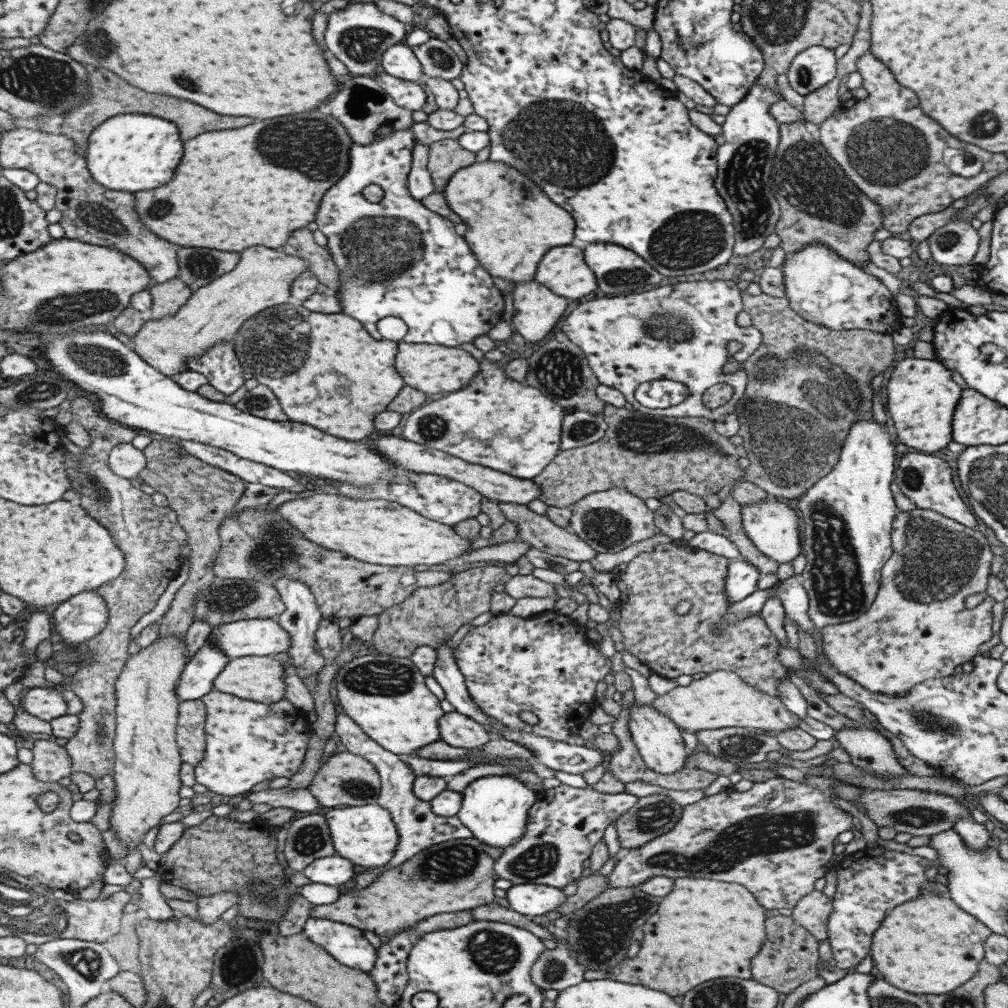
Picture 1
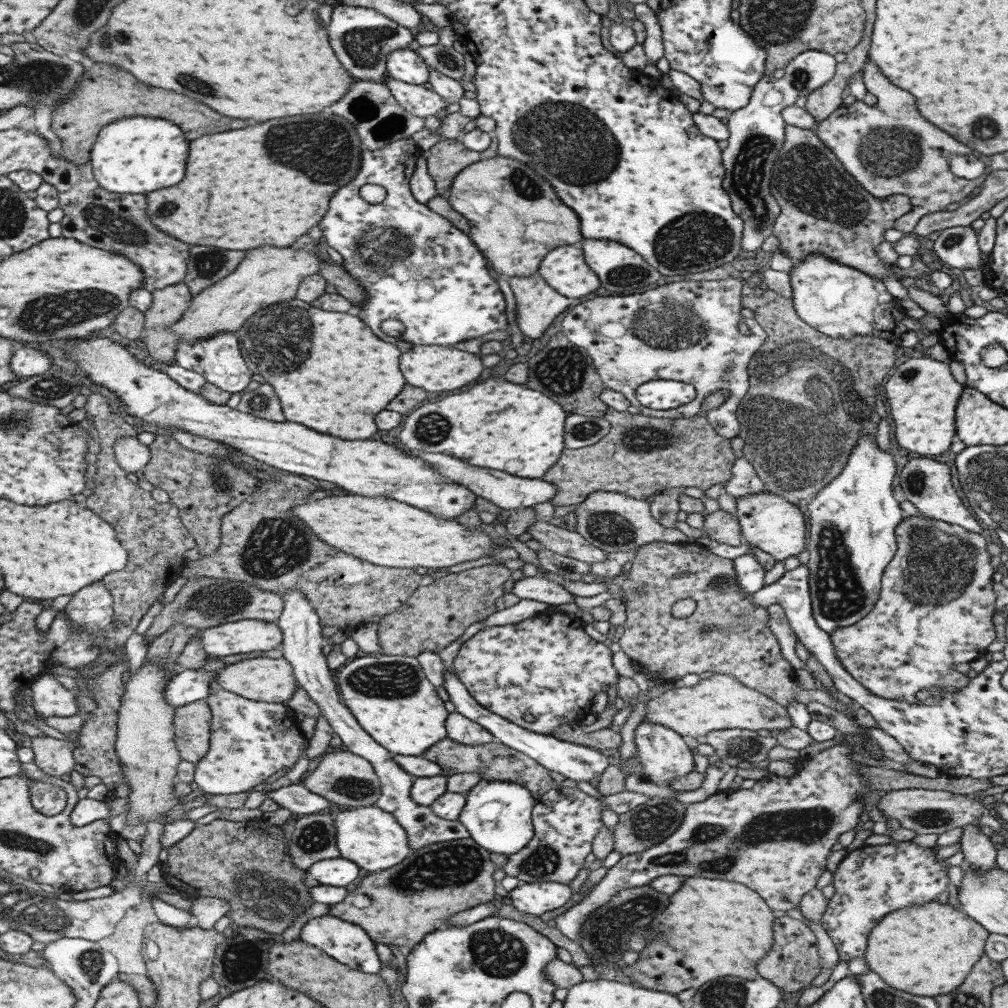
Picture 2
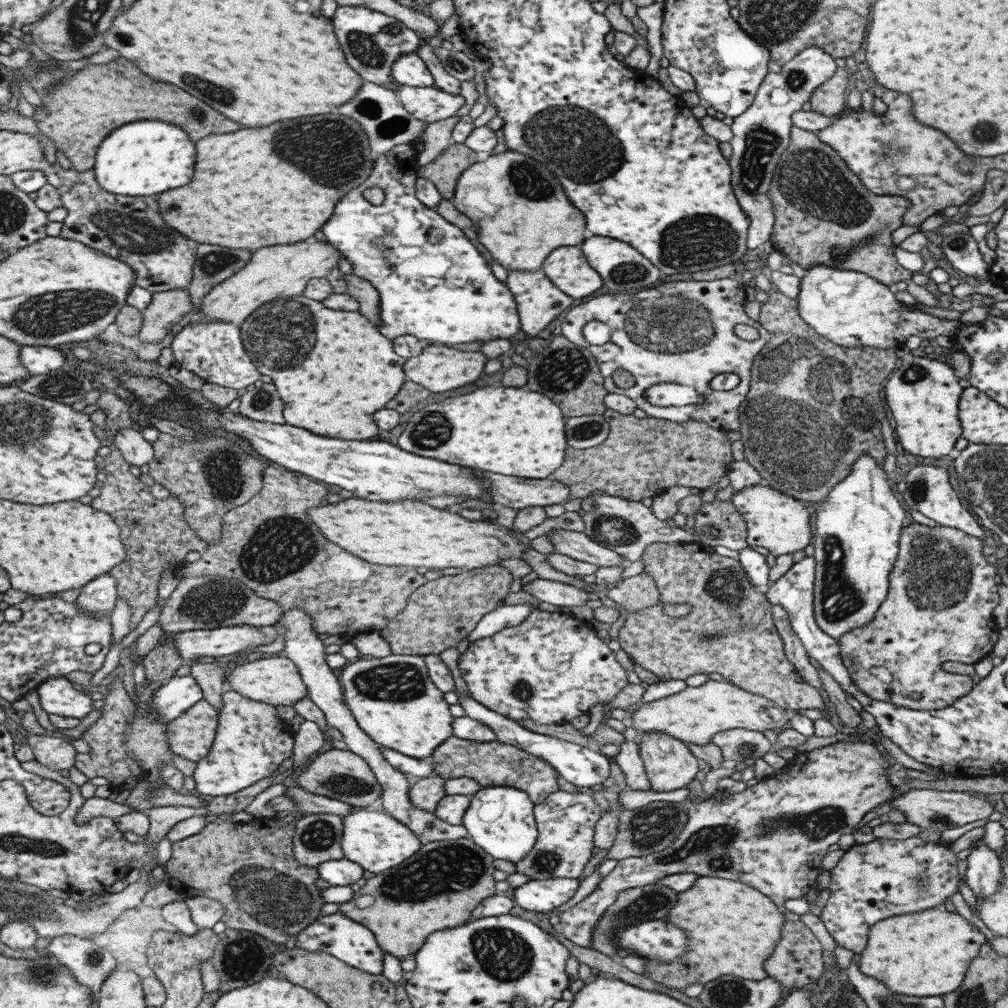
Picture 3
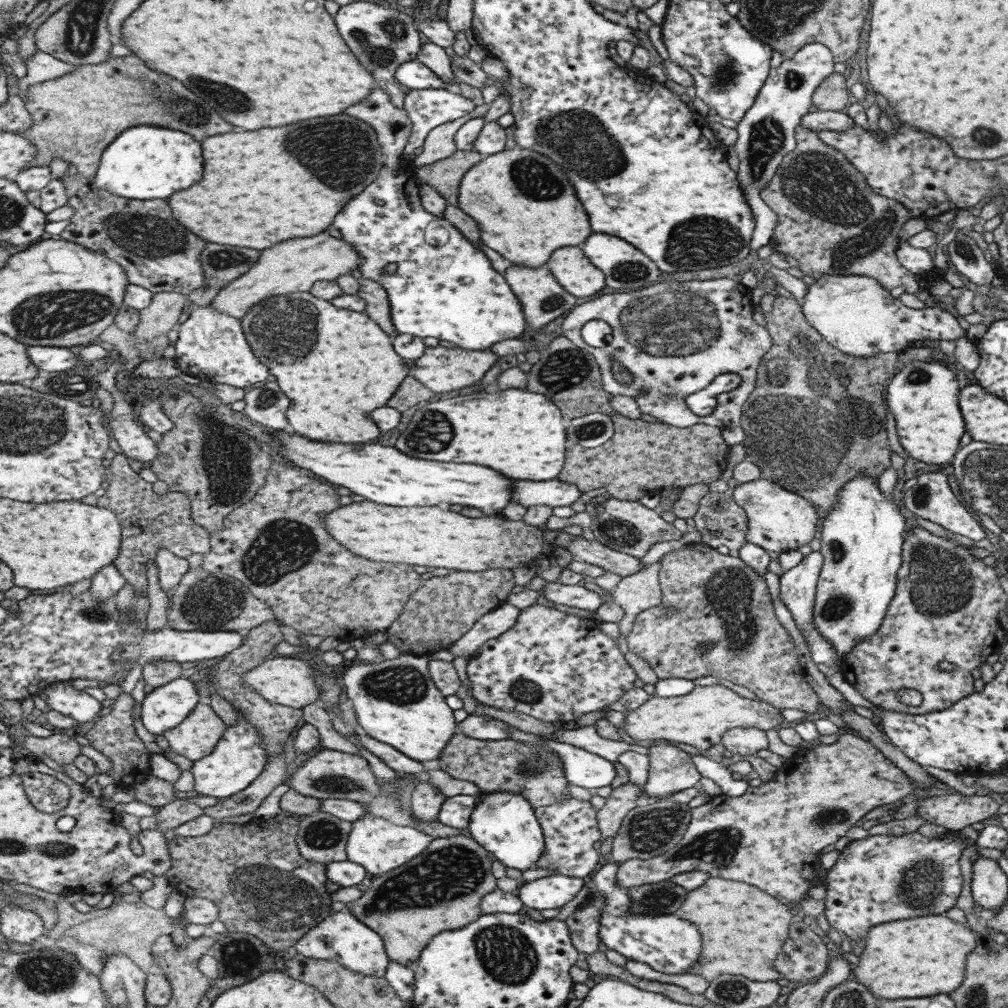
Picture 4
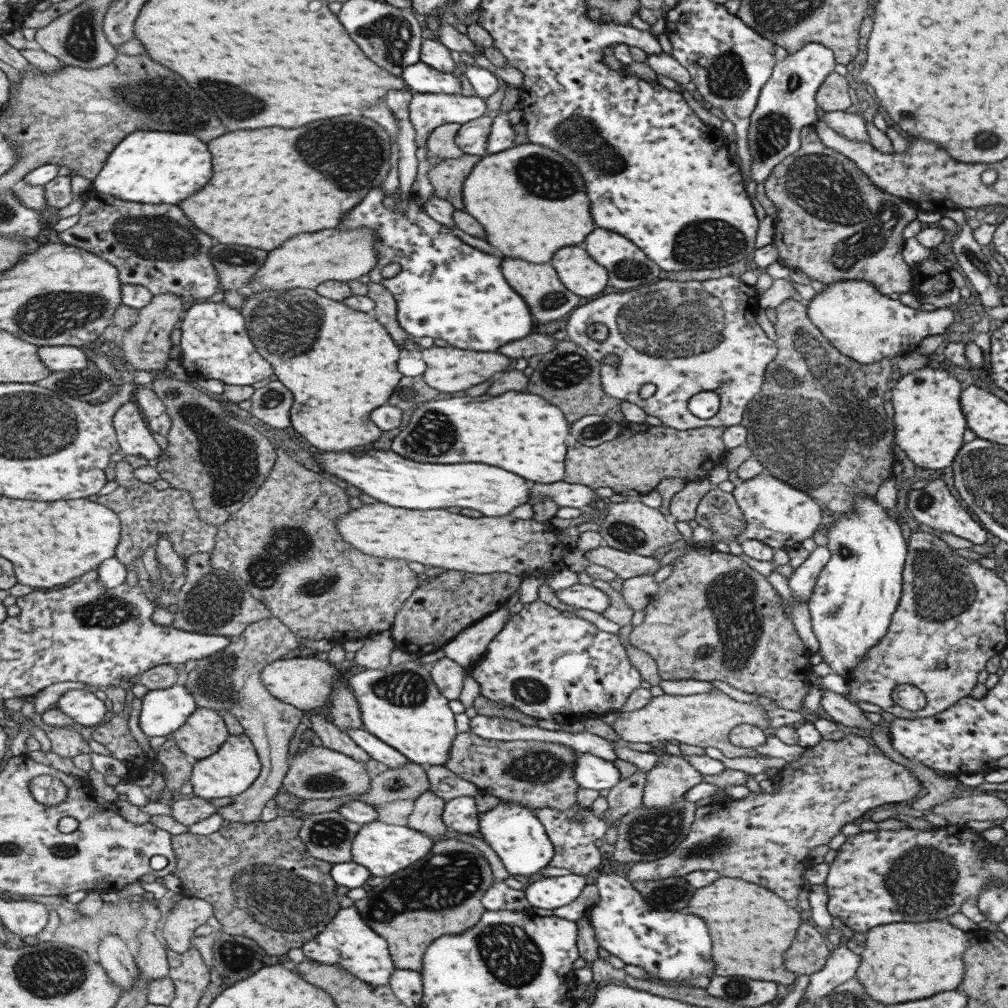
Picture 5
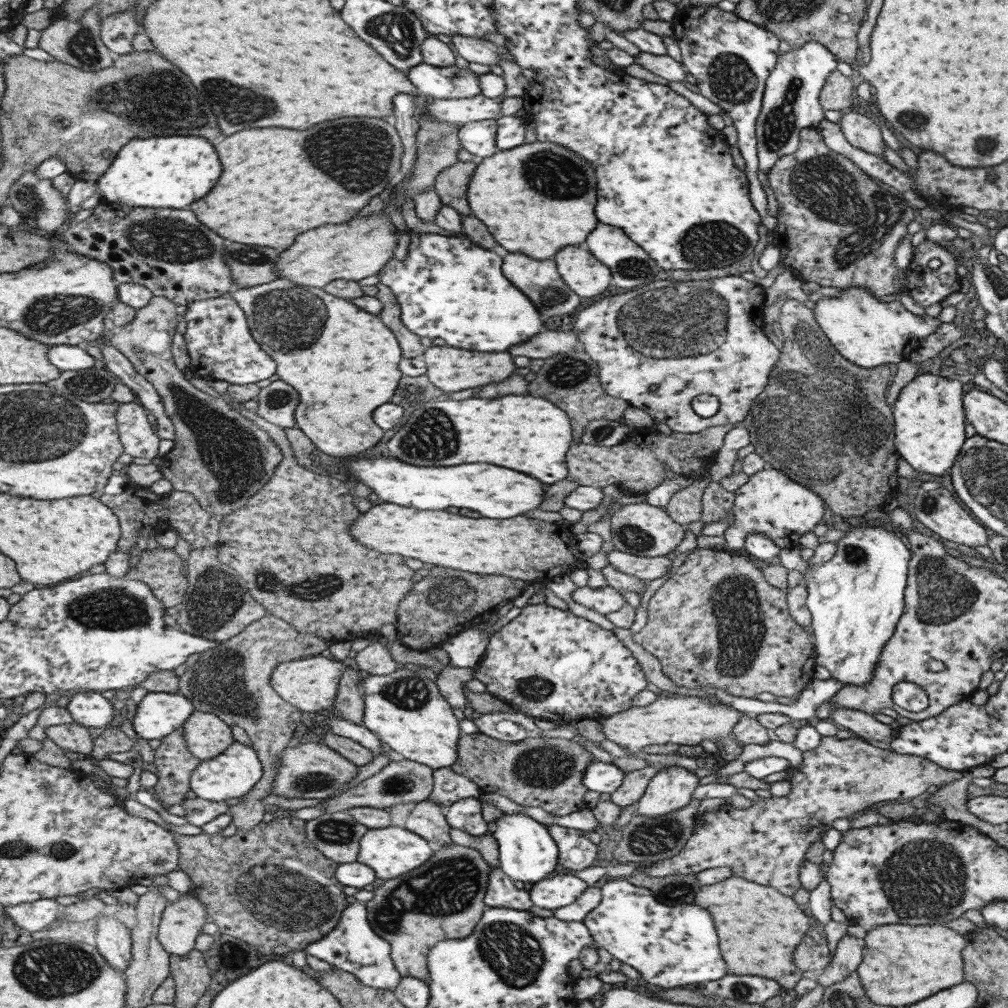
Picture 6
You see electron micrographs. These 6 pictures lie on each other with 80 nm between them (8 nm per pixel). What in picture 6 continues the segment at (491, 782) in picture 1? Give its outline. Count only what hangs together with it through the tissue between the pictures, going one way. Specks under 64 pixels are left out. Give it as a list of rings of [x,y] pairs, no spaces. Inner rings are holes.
[[[501,814],[493,822],[491,836],[497,843],[498,868],[511,880],[535,884],[559,871],[558,850],[546,827],[525,814]]]

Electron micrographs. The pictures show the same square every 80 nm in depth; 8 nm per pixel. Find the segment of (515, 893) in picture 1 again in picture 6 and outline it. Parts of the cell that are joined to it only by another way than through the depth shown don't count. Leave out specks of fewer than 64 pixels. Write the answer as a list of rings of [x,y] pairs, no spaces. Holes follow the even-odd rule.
[[[566,873],[553,874],[549,878],[532,884],[528,892],[533,906],[554,911],[555,908],[571,904],[585,890],[586,884],[577,876]]]

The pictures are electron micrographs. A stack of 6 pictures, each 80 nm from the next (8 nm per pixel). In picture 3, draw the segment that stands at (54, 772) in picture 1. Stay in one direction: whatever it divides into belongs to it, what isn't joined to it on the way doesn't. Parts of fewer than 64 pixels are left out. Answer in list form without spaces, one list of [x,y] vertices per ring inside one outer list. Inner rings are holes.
[[[30,734],[27,746],[33,753],[35,762],[53,771],[68,770],[76,761],[75,749],[61,737]]]

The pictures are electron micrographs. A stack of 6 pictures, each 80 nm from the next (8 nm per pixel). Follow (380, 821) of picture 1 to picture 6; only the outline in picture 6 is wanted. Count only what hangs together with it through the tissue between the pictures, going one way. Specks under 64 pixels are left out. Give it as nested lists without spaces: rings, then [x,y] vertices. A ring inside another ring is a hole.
[[[389,825],[385,828],[369,829],[359,837],[356,861],[373,870],[375,878],[385,881],[402,877],[405,872],[423,865],[432,851],[433,847],[424,838],[403,827]]]

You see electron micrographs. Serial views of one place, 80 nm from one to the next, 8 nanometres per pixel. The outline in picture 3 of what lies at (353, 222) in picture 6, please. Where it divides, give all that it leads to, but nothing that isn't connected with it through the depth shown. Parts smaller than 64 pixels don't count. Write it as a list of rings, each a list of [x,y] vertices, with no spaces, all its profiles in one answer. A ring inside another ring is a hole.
[[[313,238],[293,244],[261,247],[252,252],[249,262],[241,270],[211,288],[205,298],[201,298],[197,321],[217,319],[238,327],[261,304],[274,299],[300,296],[309,280],[325,279],[333,267],[338,268],[341,258],[345,259],[345,256],[328,242],[318,242]]]

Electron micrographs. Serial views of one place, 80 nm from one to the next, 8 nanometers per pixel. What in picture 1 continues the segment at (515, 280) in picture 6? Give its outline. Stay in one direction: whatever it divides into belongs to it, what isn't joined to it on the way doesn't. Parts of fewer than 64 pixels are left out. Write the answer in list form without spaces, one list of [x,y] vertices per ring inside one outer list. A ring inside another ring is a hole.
[[[537,282],[513,283],[511,325],[527,342],[537,342],[551,332],[569,302]]]

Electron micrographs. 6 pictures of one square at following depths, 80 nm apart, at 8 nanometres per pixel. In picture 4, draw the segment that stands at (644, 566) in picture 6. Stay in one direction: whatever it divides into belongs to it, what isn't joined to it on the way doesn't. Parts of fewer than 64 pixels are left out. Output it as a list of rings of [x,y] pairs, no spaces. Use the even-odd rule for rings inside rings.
[[[575,536],[566,546],[573,559],[599,566],[604,571],[613,572],[622,578],[640,571],[639,558],[611,550],[597,541],[588,541]]]

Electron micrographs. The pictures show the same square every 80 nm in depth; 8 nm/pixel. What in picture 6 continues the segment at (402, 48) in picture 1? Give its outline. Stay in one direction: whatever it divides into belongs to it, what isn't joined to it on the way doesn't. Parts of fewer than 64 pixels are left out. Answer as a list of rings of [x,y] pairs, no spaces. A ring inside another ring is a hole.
[[[419,63],[405,72],[417,95],[437,99],[469,98],[479,95],[475,74],[454,64],[447,67]]]

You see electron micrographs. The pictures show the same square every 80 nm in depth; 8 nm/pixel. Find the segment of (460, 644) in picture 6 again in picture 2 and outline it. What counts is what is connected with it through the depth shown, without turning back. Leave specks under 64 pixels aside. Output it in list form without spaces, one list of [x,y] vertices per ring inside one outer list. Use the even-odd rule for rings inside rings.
[[[520,599],[516,604],[505,609],[495,611],[493,614],[486,616],[481,629],[490,626],[503,626],[504,624],[515,624],[516,622],[531,618],[539,612],[552,610],[548,604],[541,601]]]

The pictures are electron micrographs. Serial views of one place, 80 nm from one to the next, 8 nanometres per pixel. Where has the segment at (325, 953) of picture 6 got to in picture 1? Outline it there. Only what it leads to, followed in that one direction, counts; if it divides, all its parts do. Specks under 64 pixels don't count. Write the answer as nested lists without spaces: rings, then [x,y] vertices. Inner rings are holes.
[[[309,917],[302,933],[343,966],[367,972],[374,965],[376,950],[357,927]]]

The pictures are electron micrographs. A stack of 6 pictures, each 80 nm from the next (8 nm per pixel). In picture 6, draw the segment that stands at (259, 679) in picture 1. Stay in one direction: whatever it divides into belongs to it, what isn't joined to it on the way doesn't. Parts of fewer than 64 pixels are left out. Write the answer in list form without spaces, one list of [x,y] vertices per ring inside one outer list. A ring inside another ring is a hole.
[[[320,654],[277,663],[269,675],[269,686],[285,702],[302,712],[315,712],[333,704],[336,697],[338,680],[346,669],[347,662],[337,662]]]

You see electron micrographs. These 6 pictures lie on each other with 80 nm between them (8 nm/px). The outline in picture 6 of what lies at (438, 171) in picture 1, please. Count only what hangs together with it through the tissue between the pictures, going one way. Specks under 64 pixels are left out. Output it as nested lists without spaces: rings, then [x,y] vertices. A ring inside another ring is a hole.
[[[474,160],[457,161],[450,167],[440,170],[434,178],[433,187],[440,202],[454,208],[460,215],[470,214],[466,201],[466,188],[475,167]]]

